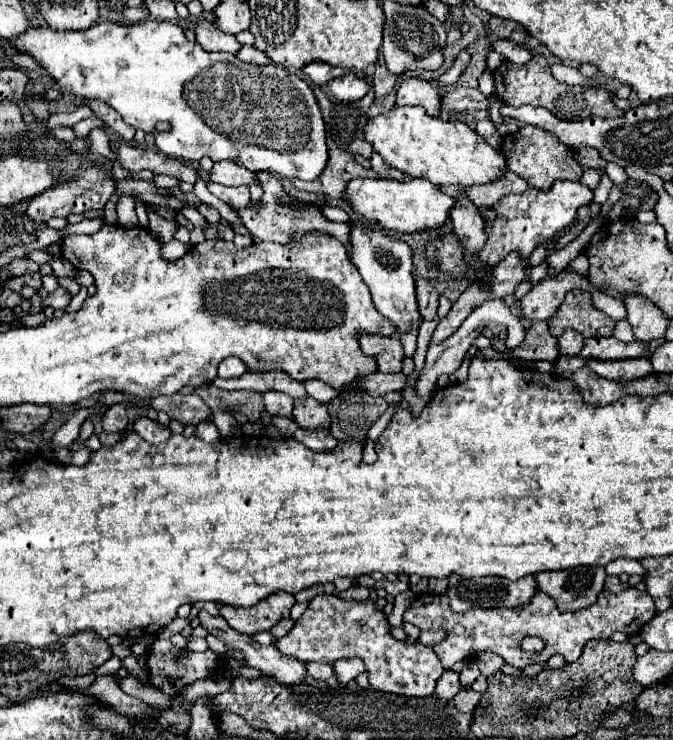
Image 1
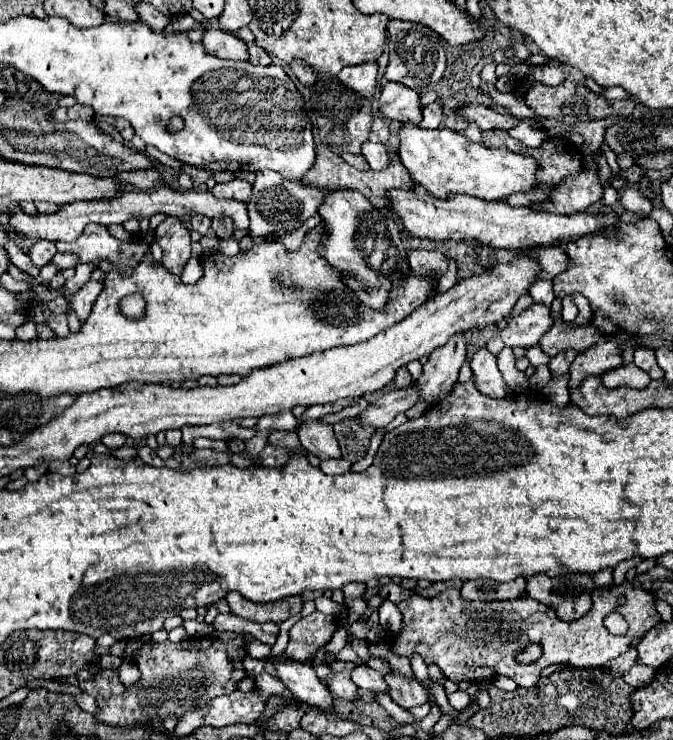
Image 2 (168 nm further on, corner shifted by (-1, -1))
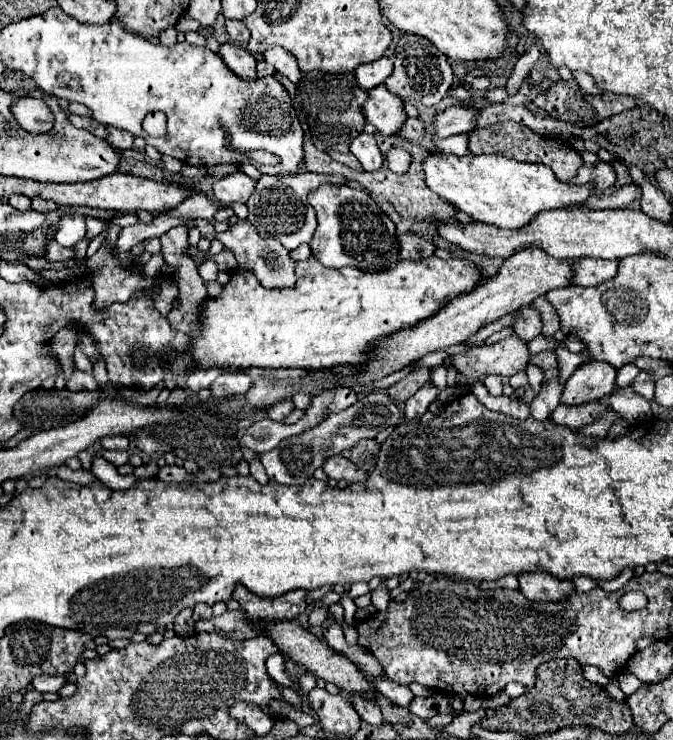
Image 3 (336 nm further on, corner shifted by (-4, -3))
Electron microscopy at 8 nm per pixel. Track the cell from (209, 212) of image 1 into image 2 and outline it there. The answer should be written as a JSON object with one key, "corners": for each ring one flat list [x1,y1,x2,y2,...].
{"corners":[[216,218,216,220,212,220,212,230,216,232,216,236,220,240,228,240,228,238,234,236,234,224,228,218]]}

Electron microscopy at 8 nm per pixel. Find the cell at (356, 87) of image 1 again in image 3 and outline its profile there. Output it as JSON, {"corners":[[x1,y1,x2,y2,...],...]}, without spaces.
{"corners":[[383,56,375,62,369,62,369,64,361,64,357,66,355,70,355,78,359,82,359,86,369,92,371,88,383,84,387,80,387,76,391,74,393,70,393,58,391,56]]}

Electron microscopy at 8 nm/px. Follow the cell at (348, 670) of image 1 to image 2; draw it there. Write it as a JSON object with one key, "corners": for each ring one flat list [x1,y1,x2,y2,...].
{"corners":[[356,666,352,670,352,682,358,686,358,688,364,688,364,690,372,690,372,692,388,692,388,684,384,682,382,674,368,668,368,666]]}

